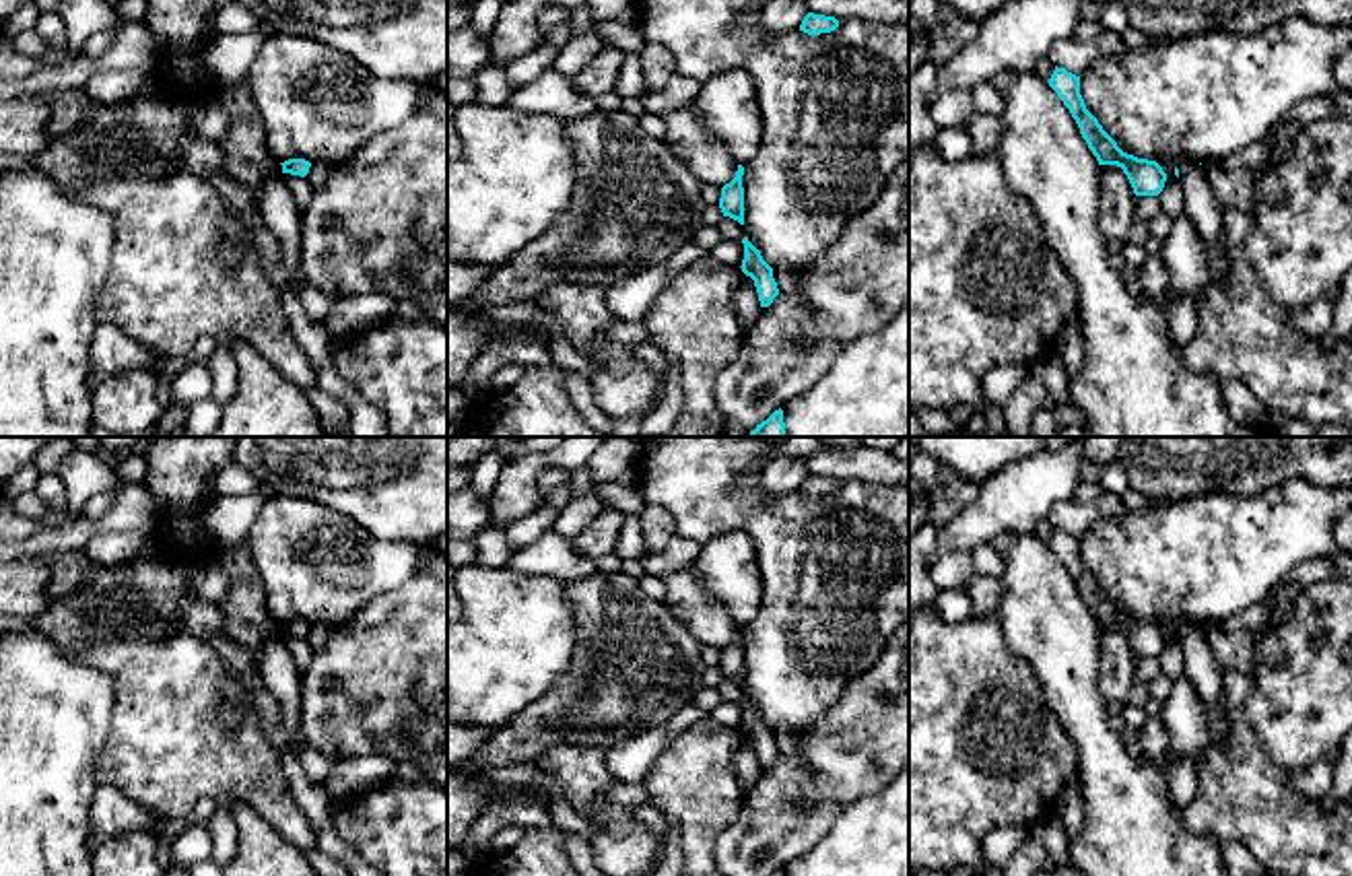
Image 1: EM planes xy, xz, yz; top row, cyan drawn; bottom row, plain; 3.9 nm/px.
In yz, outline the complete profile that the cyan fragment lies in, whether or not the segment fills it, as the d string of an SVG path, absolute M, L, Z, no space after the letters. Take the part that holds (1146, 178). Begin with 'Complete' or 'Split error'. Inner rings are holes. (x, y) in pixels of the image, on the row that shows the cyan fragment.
Complete. M1055 66L1047 82L1070 109L1098 165L1121 167L1136 196L1158 196L1162 192L1167 181L1162 167L1156 161L1127 155L1117 146L1117 142L1103 130L1098 120L1086 109L1080 95L1080 76Z

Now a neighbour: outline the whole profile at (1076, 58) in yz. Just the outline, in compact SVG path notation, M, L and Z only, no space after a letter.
M1103 31L1096 43L1076 43L1074 39L1057 41L1047 58L1068 72L1082 76L1103 56L1123 56L1125 43L1121 35Z

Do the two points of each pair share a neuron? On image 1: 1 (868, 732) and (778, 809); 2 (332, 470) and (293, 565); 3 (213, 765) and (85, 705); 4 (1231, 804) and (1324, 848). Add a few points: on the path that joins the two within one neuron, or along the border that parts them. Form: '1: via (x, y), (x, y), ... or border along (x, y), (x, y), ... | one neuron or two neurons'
1: via (846, 755), (800, 796) | one neuron
2: border along (275, 491), (308, 497), (353, 518), (361, 526) | two neurons
3: border along (104, 670), (112, 679), (112, 720), (97, 765) | two neurons
4: via (1254, 804), (1301, 841) | one neuron

